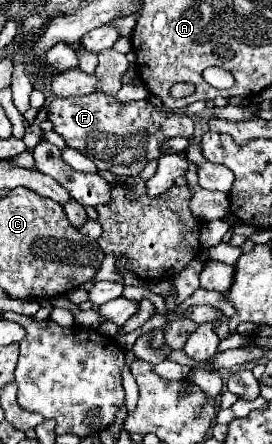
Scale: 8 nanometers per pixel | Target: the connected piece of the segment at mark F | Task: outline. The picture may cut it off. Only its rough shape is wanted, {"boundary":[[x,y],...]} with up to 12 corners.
{"boundary":[[102,93],[54,97],[48,119],[100,171],[138,177],[184,113]]}

